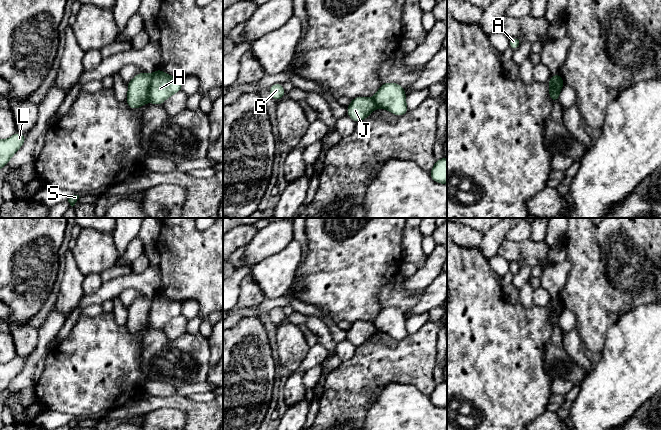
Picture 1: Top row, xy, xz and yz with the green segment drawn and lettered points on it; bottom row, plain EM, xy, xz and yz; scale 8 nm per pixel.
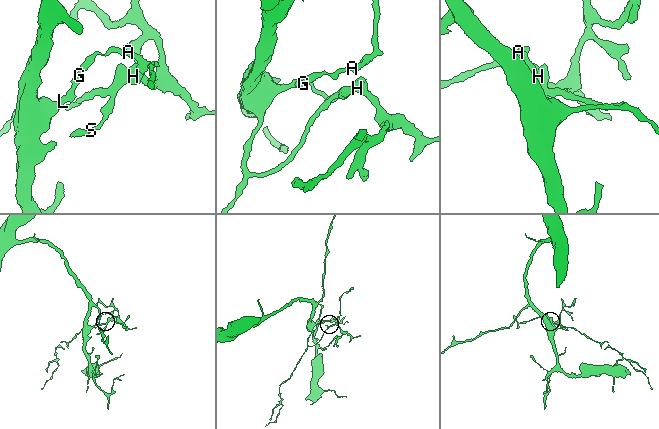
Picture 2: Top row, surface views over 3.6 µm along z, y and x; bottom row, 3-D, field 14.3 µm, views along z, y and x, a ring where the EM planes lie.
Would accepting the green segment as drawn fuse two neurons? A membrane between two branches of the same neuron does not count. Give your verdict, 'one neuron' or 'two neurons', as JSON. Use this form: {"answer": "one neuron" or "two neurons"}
{"answer": "two neurons"}

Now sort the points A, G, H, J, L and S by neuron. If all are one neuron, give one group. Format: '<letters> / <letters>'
A G J L S / H

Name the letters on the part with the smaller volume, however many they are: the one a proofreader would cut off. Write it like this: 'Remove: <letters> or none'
Remove: H

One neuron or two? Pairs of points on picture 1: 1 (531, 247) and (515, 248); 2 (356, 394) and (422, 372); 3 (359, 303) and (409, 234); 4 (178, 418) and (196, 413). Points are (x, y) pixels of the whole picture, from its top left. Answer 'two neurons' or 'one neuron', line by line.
1: one neuron
2: one neuron
3: two neurons
4: two neurons

